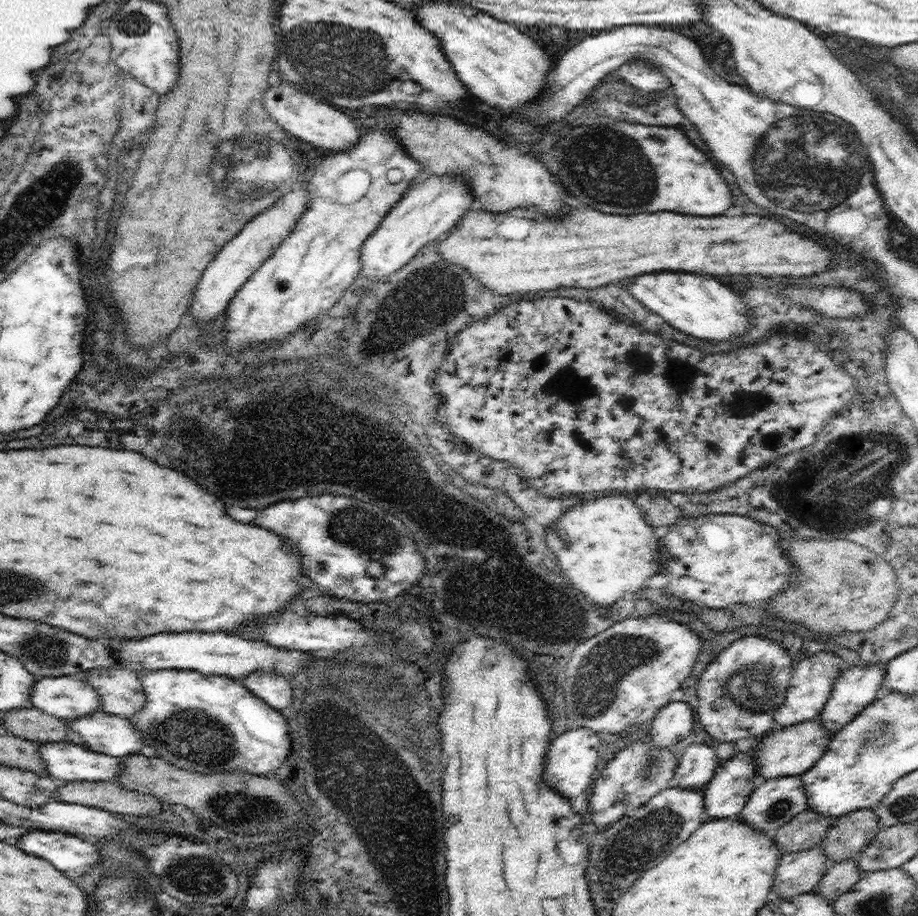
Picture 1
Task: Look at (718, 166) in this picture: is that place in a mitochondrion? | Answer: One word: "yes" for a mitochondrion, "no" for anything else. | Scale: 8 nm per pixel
no

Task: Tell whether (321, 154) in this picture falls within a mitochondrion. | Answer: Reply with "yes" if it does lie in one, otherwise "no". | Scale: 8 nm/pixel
no

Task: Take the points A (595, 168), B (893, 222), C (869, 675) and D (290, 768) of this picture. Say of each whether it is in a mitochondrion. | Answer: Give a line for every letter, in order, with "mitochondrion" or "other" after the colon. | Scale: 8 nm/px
A: mitochondrion
B: other
C: other
D: other

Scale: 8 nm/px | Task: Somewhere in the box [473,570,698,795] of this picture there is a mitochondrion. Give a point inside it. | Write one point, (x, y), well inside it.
(597, 680)

